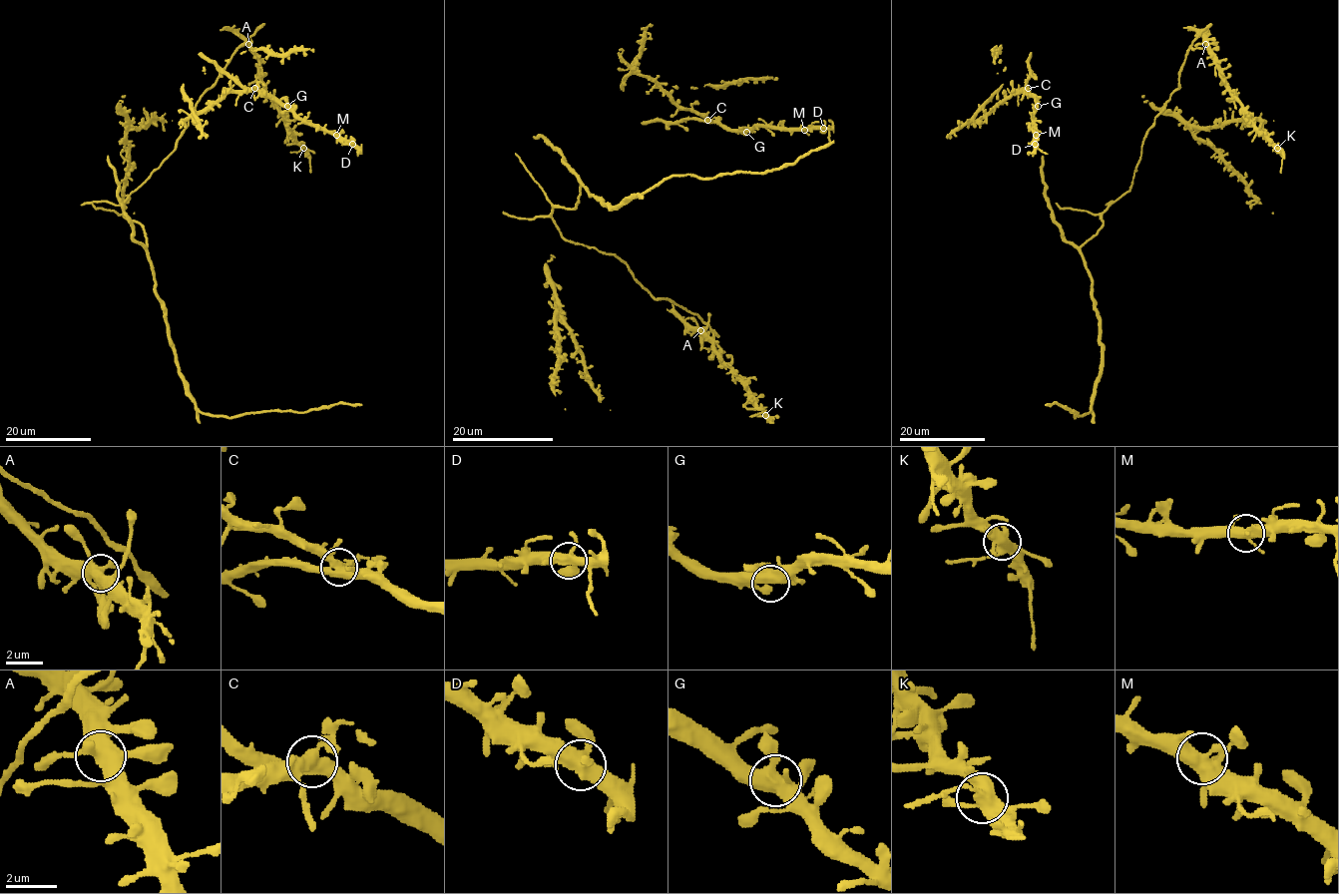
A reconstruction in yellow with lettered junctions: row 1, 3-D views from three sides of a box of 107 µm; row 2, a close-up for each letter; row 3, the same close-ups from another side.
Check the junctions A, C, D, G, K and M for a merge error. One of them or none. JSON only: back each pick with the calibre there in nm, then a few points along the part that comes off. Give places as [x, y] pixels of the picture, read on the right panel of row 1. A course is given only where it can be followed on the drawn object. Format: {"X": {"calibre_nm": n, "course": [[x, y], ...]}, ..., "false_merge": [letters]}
{"C": {"calibre_nm": 480, "course": [[1027, 89], [1014, 91], [977, 121], [972, 121], [968, 128]]}, "false_merge": ["C"]}

